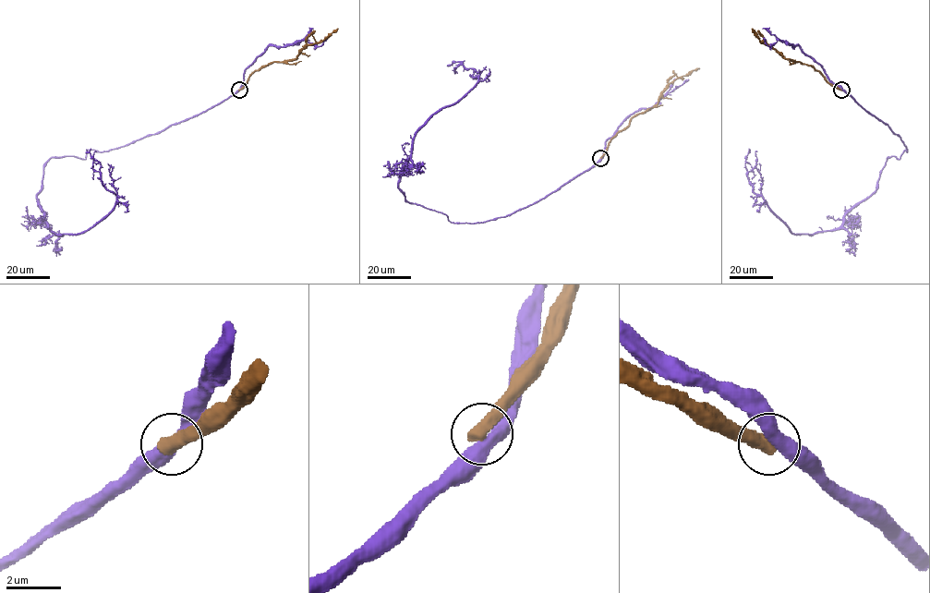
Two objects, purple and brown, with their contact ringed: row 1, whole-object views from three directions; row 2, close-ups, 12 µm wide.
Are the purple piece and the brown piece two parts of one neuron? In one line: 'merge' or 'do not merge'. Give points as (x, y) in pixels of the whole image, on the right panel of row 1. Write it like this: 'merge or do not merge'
do not merge

